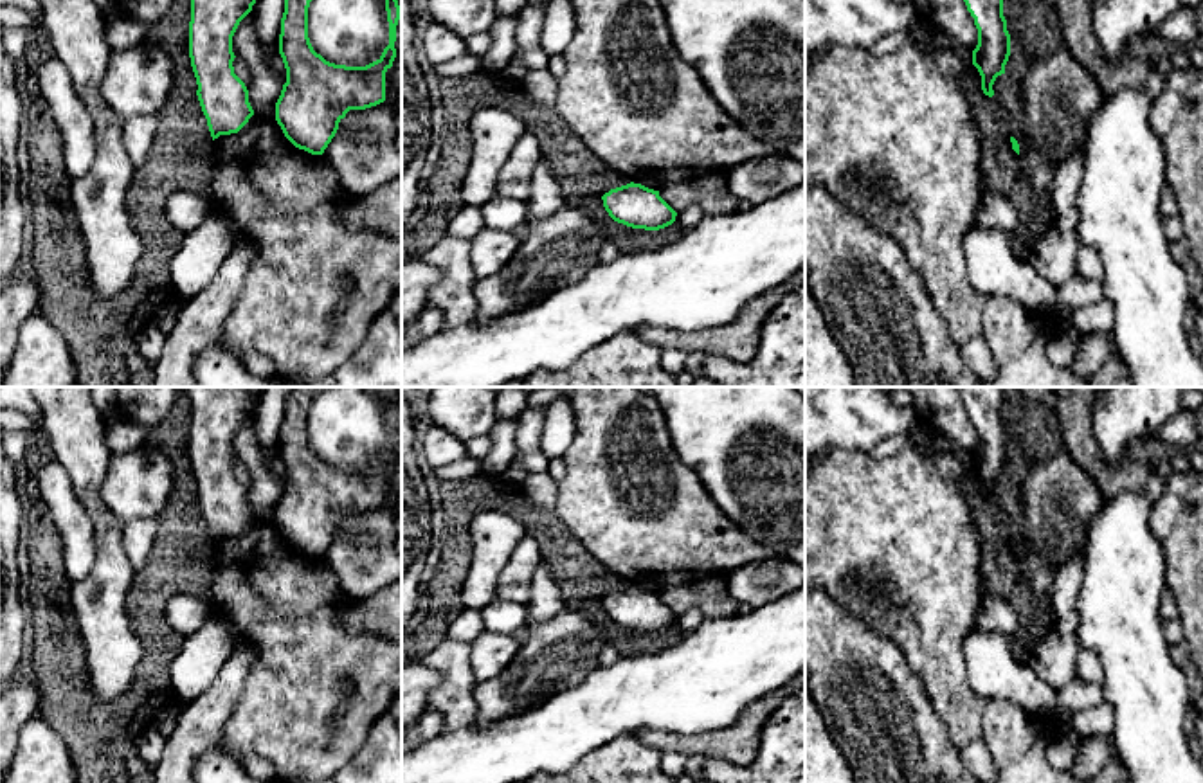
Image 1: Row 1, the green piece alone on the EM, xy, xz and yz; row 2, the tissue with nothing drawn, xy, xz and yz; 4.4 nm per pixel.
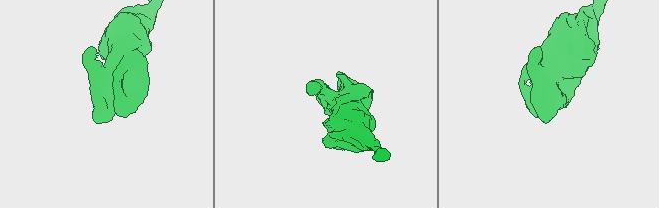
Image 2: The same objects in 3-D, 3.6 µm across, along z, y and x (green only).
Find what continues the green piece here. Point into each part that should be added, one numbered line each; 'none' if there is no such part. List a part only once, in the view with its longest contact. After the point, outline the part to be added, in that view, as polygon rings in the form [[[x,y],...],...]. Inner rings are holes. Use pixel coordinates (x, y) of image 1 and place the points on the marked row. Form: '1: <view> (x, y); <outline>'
none

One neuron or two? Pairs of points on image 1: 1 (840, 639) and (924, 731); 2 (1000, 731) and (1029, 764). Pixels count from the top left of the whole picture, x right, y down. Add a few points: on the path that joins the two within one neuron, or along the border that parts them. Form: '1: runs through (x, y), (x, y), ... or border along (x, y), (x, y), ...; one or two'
1: runs through (867, 663), (886, 670), (897, 681), (899, 704); one
2: runs through (1007, 738), (1022, 756); one

